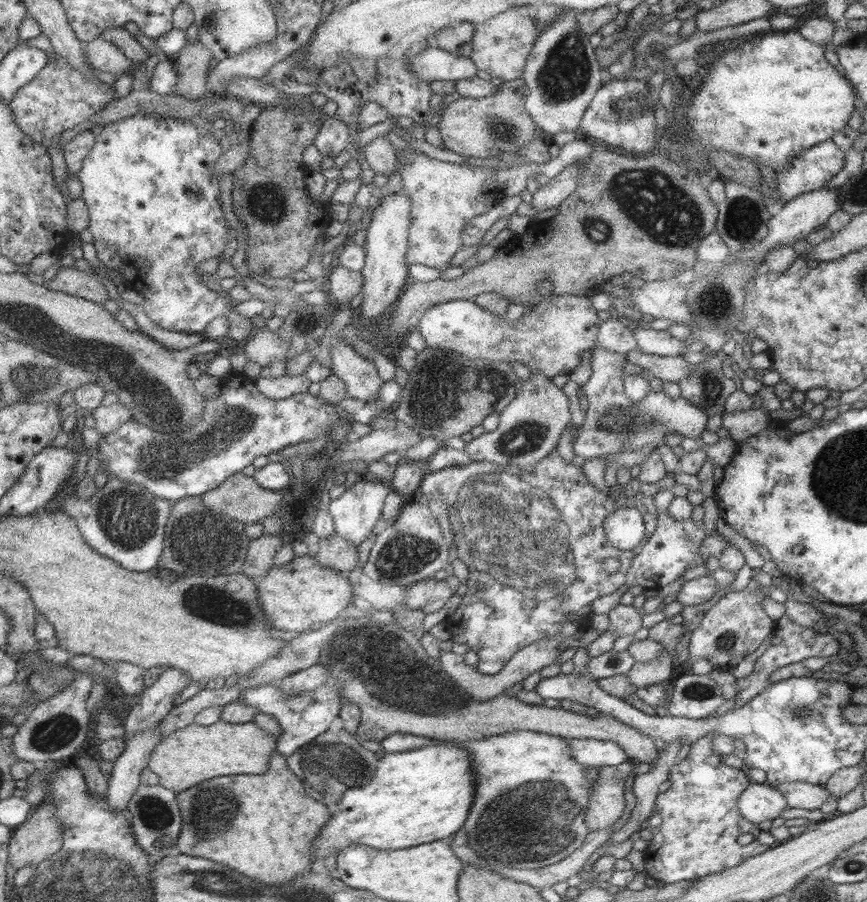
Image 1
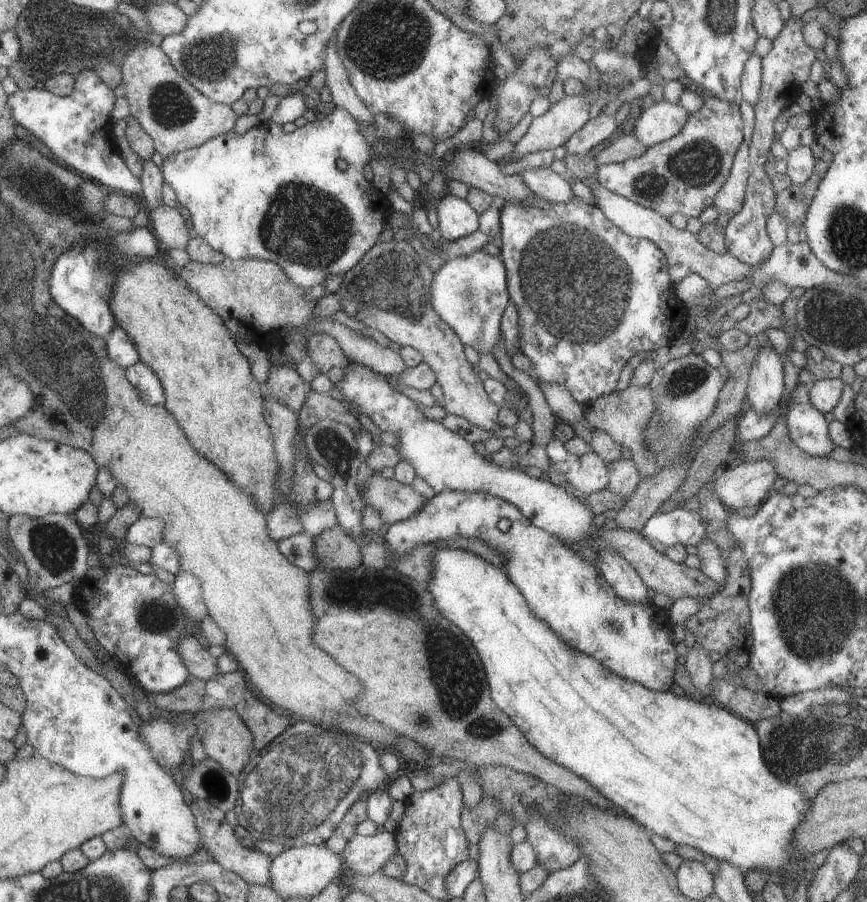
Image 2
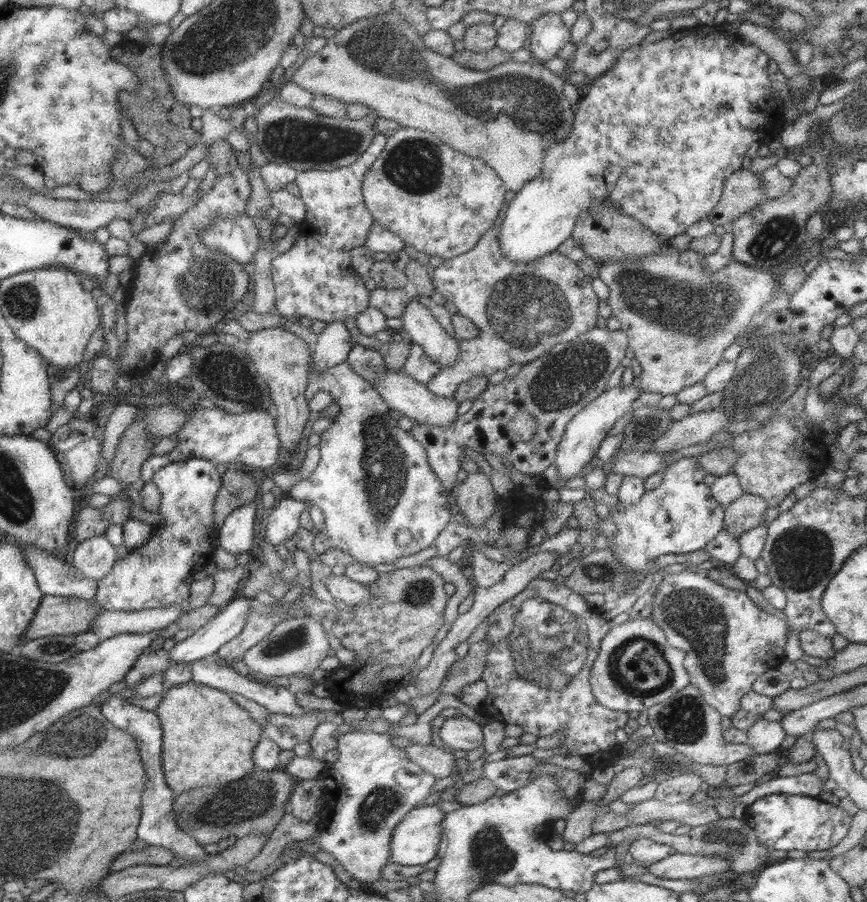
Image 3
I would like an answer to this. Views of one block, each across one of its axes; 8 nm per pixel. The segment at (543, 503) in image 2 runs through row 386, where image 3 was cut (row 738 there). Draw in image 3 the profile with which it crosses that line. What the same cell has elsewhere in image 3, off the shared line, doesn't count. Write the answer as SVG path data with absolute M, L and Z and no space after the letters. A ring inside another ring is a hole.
M352 731L336 738L337 760L325 767L318 775L318 780L323 782L323 798L326 800L321 810L321 828L316 834L313 844L317 844L321 852L331 854L341 864L350 879L357 883L383 881L381 869L390 862L390 842L393 829L407 815L411 809L417 807L418 802L423 802L431 795L431 788L436 779L423 772L417 764L408 760L403 749L391 744L393 733L378 733L373 731Z

